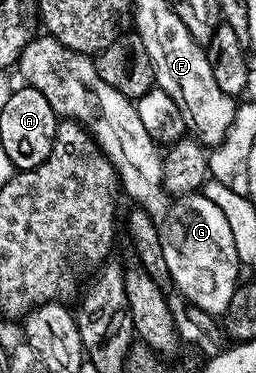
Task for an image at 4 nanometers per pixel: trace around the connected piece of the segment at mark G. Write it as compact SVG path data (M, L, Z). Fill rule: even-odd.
M49 34L35 35L16 63L17 70L22 71L22 76L29 87L40 90L44 98L52 106L52 110L59 117L67 120L76 120L86 127L86 131L93 136L94 141L102 147L102 153L112 162L118 171L118 183L121 191L126 192L134 199L156 222L156 230L160 230L160 246L164 246L164 262L168 262L170 284L178 287L191 301L193 307L208 313L212 318L221 317L228 310L228 302L232 302L232 294L240 286L238 270L240 263L236 252L235 239L232 238L231 227L224 211L220 210L214 202L210 202L203 194L182 194L172 199L171 193L162 183L163 153L160 145L151 138L148 130L144 130L144 122L140 122L137 103L129 100L120 90L108 86L100 74L96 74L93 59L85 52L77 52L64 46Z

